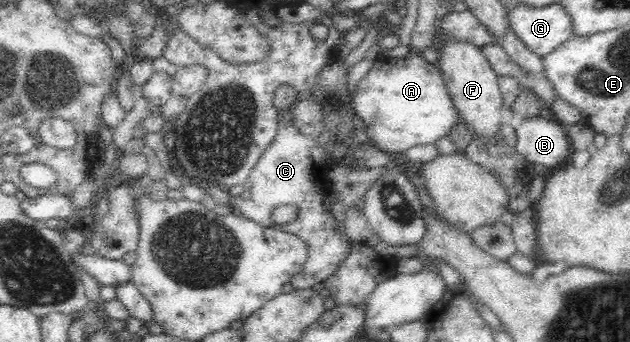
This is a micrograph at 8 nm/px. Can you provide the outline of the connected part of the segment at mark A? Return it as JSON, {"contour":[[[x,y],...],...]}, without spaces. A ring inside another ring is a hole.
{"contour":[[[410,52],[401,59],[391,59],[391,61],[377,59],[375,65],[373,64],[365,76],[357,82],[351,97],[355,114],[365,124],[370,143],[391,156],[407,151],[413,145],[434,144],[437,139],[445,137],[461,121],[461,116],[455,110],[451,96],[447,93],[443,76],[439,75],[435,63],[427,62],[419,53]]]}

